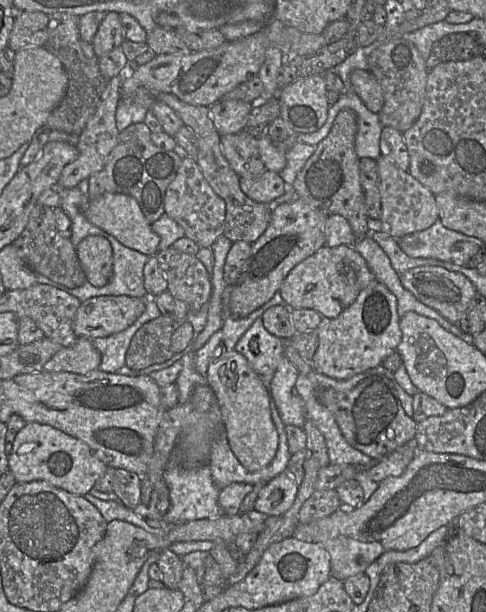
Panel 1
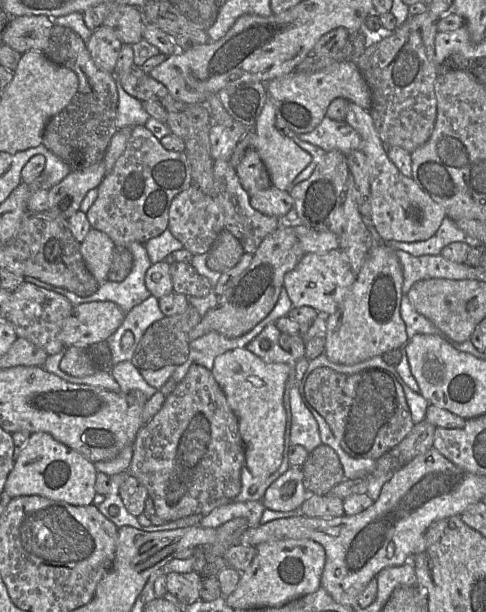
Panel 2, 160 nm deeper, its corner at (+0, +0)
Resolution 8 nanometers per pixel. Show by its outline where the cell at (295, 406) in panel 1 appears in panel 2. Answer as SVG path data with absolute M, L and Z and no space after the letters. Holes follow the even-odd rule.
M293 386L290 390L290 406L292 424L290 440L292 444L303 446L308 452L322 445L319 425L311 412L303 404L299 386Z

